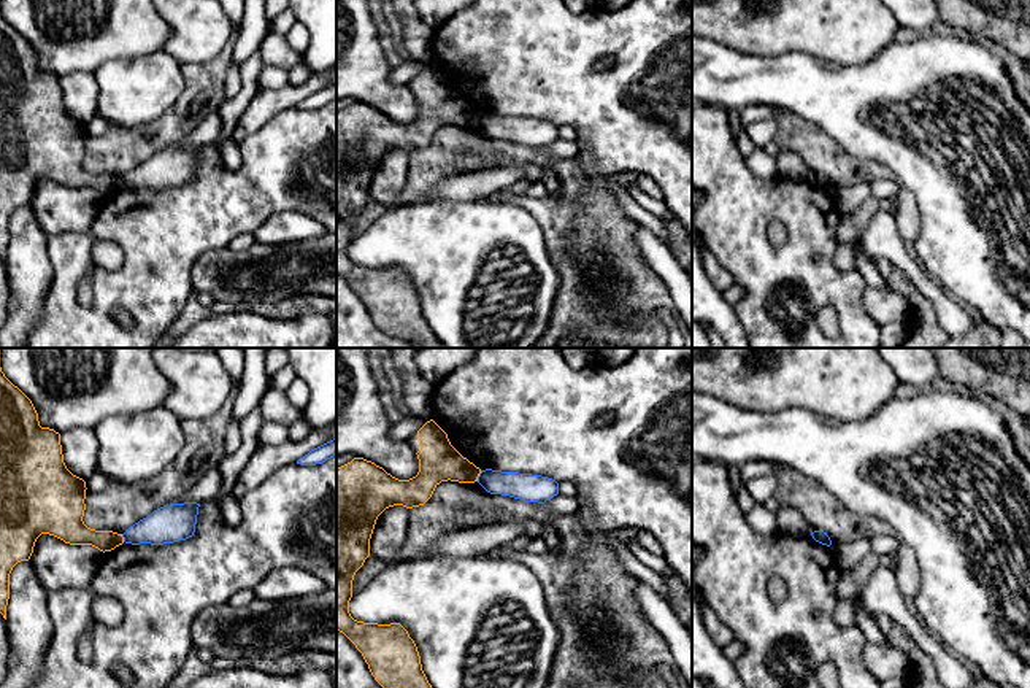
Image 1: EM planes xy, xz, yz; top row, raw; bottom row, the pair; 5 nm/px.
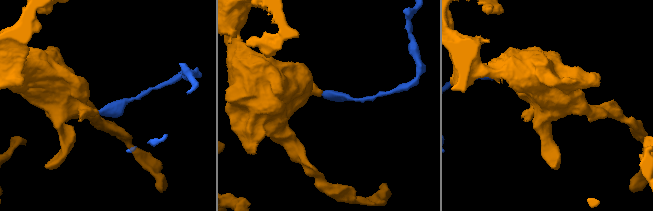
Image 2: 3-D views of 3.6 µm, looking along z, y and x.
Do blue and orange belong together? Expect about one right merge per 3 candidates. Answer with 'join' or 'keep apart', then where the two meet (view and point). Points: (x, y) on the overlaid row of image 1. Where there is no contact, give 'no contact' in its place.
keep apart; meets blue in xz at (480, 475)

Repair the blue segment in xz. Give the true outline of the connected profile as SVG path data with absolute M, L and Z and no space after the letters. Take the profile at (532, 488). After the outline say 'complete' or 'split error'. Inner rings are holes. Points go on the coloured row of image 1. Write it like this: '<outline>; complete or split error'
M486 469L481 470L478 483L490 494L509 496L525 502L544 504L559 494L555 480L532 473Z; complete

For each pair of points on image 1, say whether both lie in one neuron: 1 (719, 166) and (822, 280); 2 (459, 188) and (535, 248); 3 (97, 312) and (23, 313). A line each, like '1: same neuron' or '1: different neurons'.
1: same neuron
2: different neurons
3: different neurons

